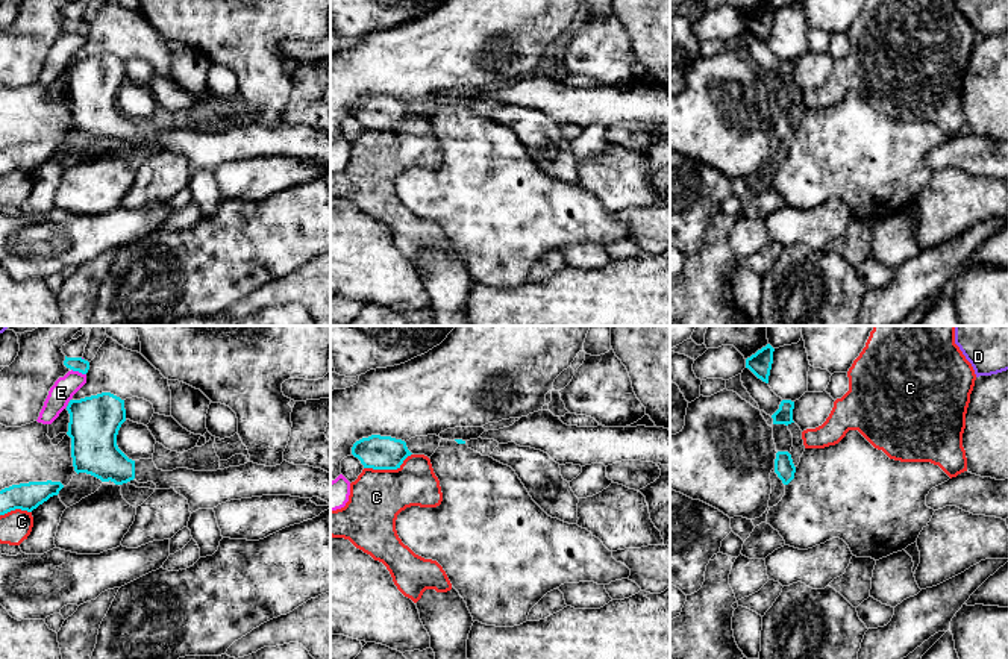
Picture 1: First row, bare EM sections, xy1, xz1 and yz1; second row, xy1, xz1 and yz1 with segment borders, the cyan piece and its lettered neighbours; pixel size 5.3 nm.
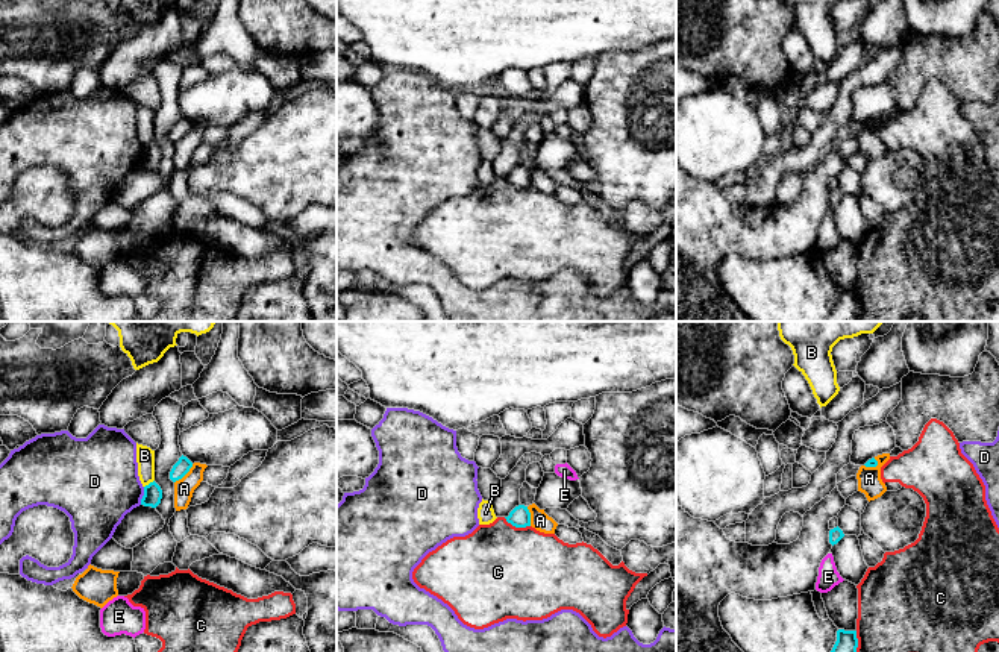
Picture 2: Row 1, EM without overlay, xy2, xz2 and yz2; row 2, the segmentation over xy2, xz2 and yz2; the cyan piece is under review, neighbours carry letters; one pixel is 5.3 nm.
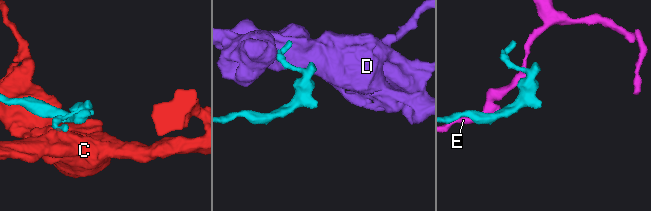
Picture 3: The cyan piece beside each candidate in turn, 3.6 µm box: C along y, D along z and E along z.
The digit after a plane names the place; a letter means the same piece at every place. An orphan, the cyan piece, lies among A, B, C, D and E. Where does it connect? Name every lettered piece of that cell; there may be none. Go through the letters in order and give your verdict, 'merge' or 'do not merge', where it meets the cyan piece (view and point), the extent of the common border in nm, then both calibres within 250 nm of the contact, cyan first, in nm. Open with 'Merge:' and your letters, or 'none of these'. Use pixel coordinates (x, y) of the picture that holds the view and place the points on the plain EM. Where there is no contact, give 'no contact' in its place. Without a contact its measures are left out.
Merge: none of these
A: do not merge; contact xy2 (184, 135); length 140 nm; calibres 80 and 110 nm
B: do not merge; contact xy2 (150, 143); length 70 nm; calibres 100 and 100 nm
C: do not merge; contact xz1 (387, 129); length 260 nm; calibres 180 and 280 nm
D: do not merge; contact xy2 (143, 156); length 100 nm; calibres 100 and 440 nm
E: do not merge; contact xy1 (79, 32); length 90 nm; calibres 80 and 120 nm

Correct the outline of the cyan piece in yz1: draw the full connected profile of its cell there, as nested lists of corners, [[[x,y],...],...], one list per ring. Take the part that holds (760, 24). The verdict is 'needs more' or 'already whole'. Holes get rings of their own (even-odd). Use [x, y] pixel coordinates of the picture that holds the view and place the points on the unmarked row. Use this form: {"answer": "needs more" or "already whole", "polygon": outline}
{"answer": "already whole", "polygon": [[[767,5],[755,15],[746,20],[746,29],[749,29],[758,39],[769,44],[769,36],[773,24],[775,9]]]}

